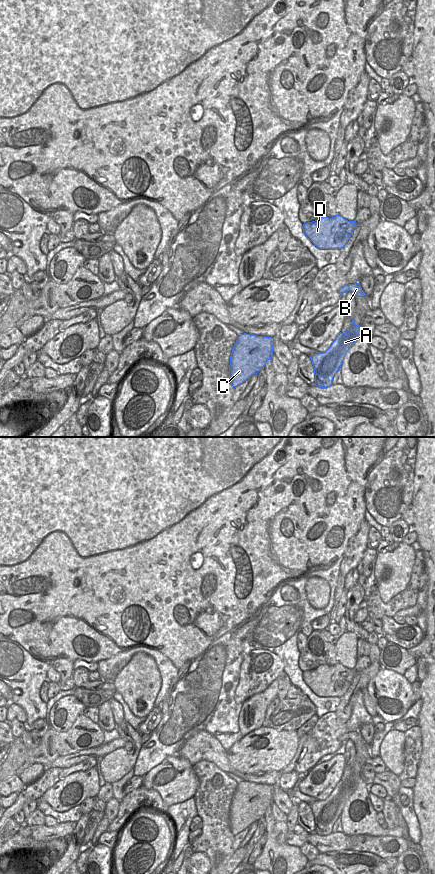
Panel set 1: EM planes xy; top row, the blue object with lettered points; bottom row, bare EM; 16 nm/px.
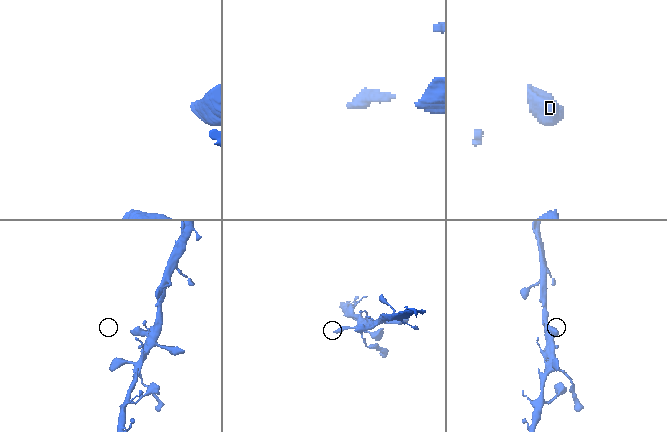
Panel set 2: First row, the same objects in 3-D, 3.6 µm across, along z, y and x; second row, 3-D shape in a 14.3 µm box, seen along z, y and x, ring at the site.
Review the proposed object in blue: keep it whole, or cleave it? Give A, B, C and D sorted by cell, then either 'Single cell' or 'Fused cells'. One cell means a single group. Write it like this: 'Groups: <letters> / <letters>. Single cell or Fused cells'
Groups: A B C D. Single cell

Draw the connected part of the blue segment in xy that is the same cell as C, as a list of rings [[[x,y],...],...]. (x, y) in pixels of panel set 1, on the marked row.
[[[241,334],[232,349],[229,378],[235,388],[264,369],[273,355],[274,338]]]

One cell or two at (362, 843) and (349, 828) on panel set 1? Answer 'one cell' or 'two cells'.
two cells

